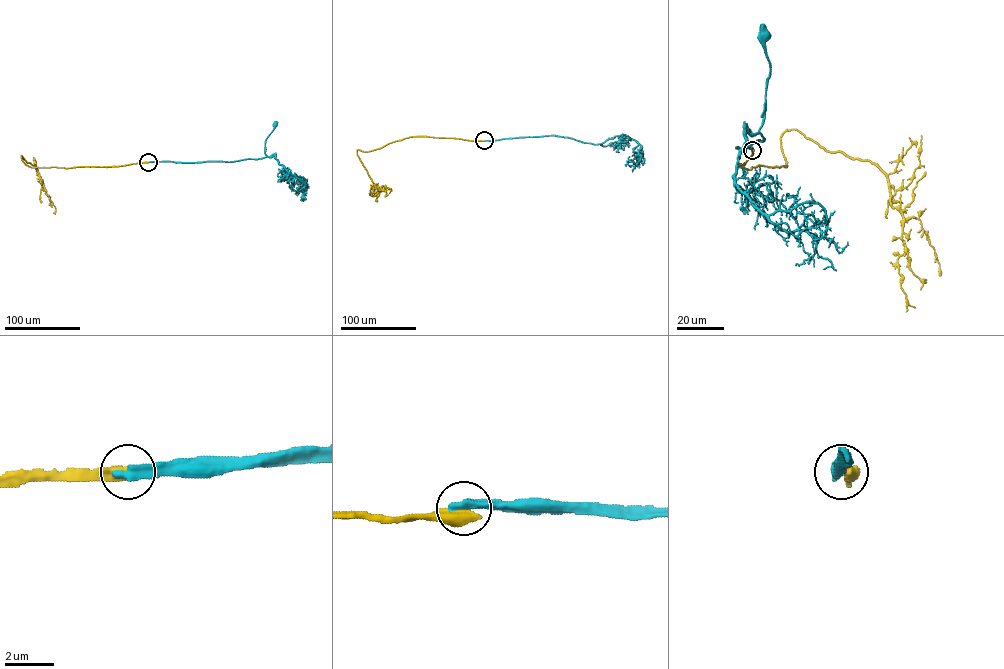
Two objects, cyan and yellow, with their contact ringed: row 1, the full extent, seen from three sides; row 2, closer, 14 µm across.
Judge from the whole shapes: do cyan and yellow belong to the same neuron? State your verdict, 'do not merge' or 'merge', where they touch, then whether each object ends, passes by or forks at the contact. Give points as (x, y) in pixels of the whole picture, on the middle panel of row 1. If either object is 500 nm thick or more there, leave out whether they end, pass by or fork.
do not merge; place (484, 140)

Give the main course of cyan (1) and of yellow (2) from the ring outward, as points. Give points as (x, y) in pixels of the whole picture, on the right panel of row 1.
1: (752, 150), (746, 147), (742, 151), (737, 147), (764, 139), (759, 129), (764, 118), (770, 62), (763, 35)
2: (752, 150), (746, 169), (786, 166), (780, 137), (797, 129), (875, 164), (903, 219), (897, 264), (915, 307)

